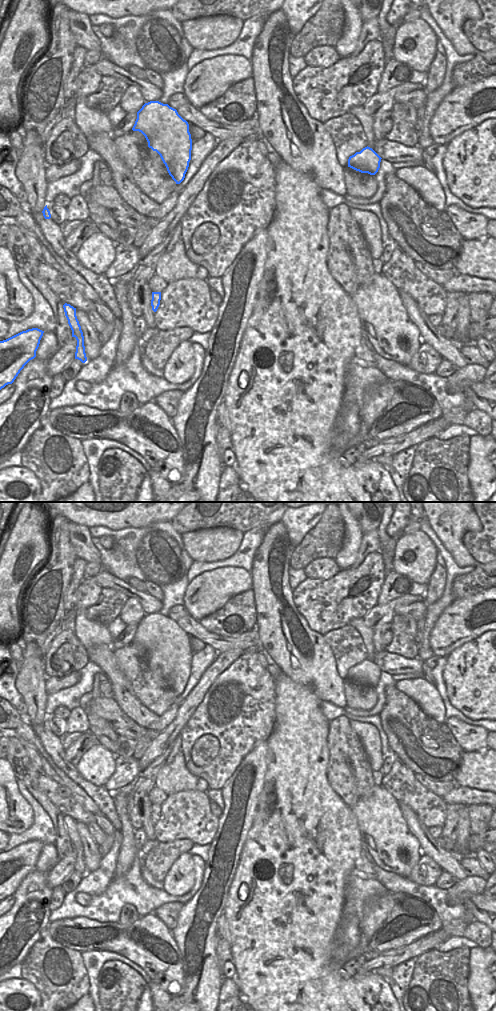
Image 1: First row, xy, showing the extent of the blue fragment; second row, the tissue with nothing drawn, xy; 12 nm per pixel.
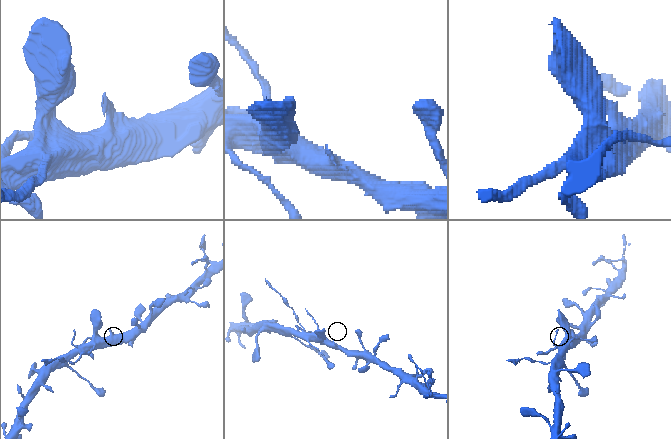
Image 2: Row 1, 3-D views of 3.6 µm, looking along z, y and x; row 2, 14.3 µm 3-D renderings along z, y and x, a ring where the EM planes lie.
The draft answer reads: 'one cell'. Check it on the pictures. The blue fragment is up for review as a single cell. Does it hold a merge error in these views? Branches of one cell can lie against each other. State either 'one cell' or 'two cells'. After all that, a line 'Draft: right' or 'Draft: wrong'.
two cells
Draft: wrong

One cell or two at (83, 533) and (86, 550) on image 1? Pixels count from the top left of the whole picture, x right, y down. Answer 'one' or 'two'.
one

